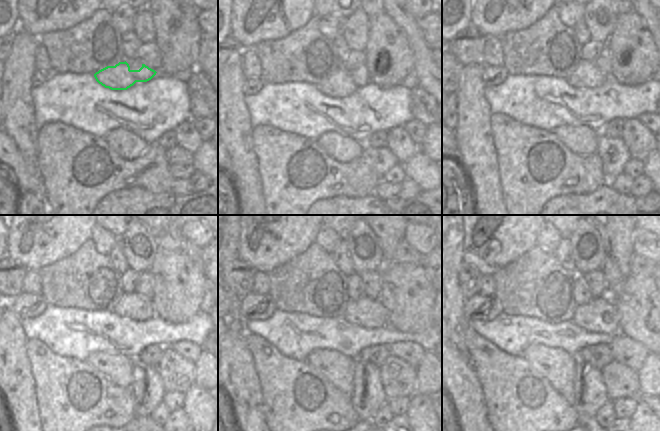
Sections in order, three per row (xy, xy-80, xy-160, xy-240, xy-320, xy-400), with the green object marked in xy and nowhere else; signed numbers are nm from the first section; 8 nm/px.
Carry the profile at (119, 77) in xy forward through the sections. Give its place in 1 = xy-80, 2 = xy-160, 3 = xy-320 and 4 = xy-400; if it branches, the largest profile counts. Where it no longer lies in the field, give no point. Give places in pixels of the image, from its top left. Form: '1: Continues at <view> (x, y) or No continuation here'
1: Continues at xy-80 (339, 81)
2: Continues at xy-160 (577, 76)
3: Continues at xy-320 (366, 312)
4: Continues at xy-400 (599, 315).

